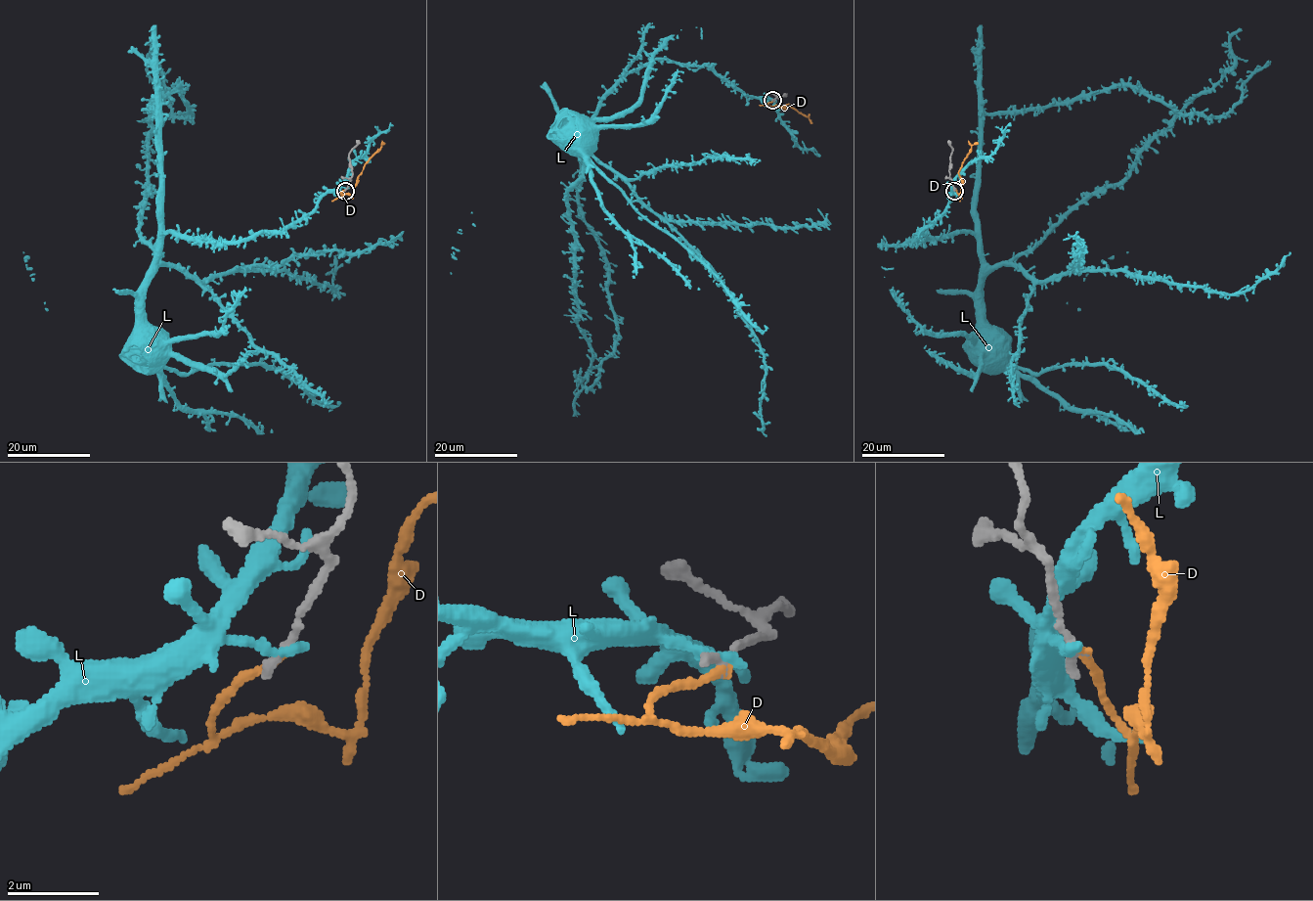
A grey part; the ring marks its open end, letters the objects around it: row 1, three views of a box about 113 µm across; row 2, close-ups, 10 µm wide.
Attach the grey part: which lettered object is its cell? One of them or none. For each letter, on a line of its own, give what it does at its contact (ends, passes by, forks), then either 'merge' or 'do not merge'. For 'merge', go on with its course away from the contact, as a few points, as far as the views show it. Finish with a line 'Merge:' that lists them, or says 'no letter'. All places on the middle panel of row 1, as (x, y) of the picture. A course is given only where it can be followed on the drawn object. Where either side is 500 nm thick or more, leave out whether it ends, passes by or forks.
D: it ends there; do not merge
L: it ends there; do not merge
Merge: no letter

